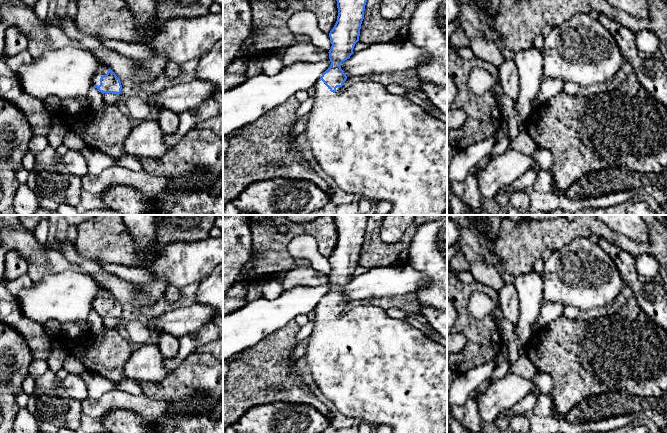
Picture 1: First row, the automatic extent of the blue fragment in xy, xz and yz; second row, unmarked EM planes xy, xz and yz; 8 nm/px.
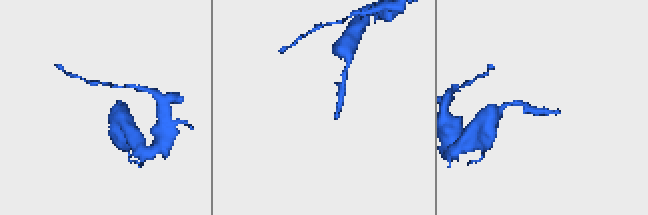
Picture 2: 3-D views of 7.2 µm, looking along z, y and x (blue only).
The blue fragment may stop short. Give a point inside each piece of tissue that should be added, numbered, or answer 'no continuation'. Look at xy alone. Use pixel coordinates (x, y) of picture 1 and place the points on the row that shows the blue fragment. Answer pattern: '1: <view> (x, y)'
1: xy (102, 71)

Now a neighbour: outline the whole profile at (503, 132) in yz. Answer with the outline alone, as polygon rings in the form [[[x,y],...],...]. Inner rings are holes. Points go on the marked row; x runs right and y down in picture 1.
[[[502,124],[500,129],[494,135],[496,142],[502,140],[504,137],[509,137],[509,127],[506,124]]]

